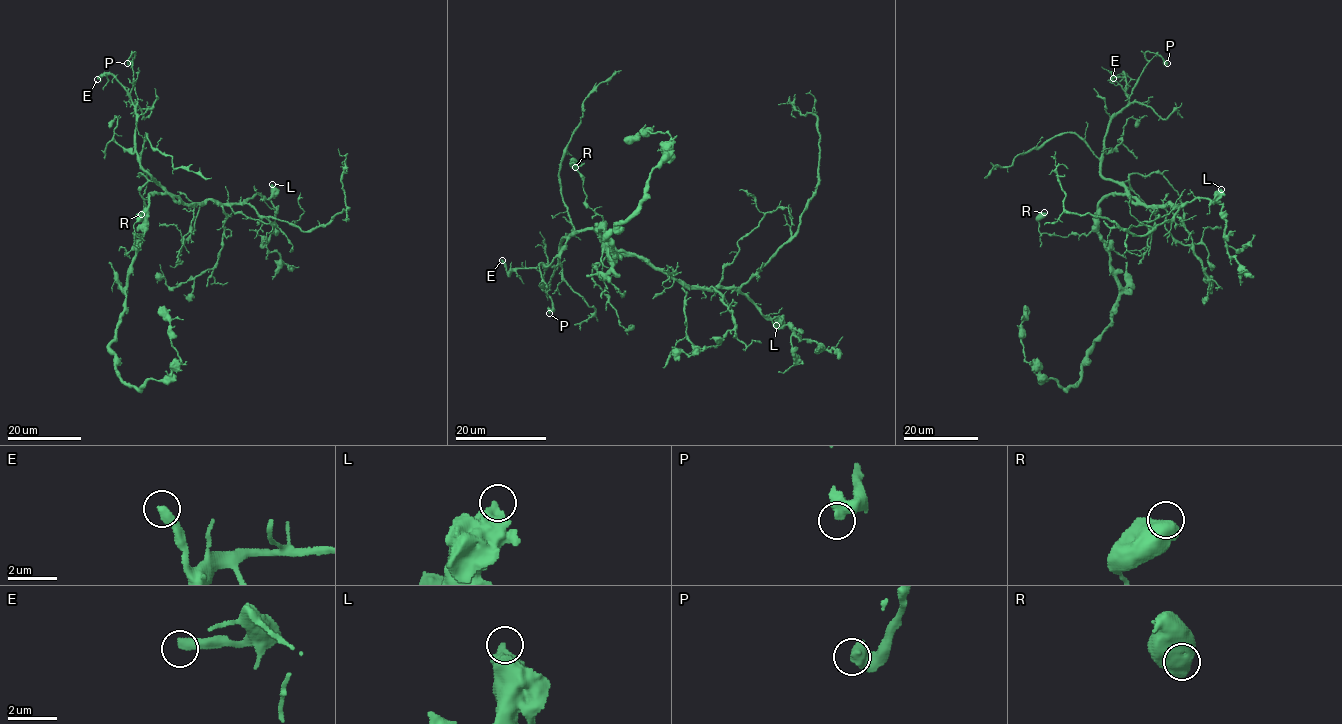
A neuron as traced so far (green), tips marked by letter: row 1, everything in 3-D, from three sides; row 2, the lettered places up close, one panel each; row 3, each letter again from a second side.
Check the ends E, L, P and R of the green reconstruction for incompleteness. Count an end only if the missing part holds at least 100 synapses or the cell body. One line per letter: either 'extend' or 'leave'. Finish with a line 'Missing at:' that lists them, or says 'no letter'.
E: extend
L: leave
P: leave
R: leave
Missing at: E

